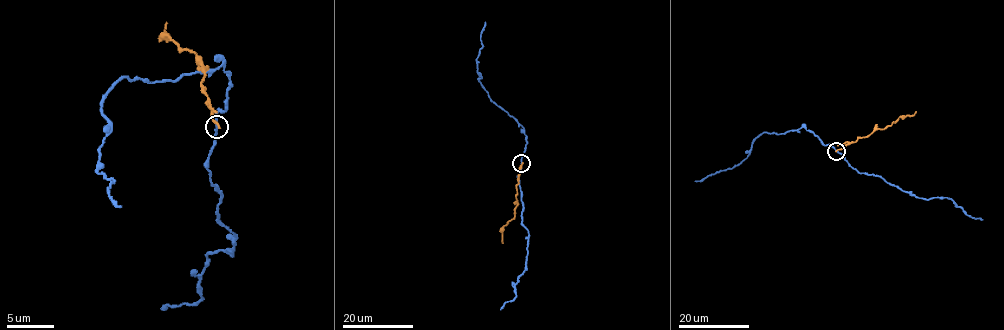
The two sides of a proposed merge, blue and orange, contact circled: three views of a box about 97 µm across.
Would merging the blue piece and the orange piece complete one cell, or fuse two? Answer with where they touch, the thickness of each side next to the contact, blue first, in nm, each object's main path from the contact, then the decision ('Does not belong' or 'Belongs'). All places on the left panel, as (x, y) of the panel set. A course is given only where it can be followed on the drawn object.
Place: (217, 127). Thickness 170 nm (blue) against 190 nm. Course of blue: (216, 126), (230, 76), (223, 62), (171, 81), (124, 76), (103, 100), (107, 135), (98, 164), (119, 206). Course of orange: (218, 126), (211, 119), (204, 91), (204, 69), (200, 67), (200, 60), (169, 36), (167, 22). Does not belong

